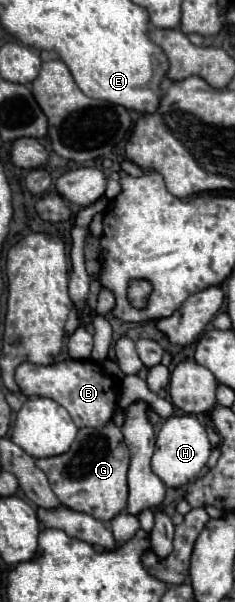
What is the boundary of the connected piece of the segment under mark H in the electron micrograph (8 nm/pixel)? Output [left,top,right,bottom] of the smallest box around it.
[151,414,211,488]

